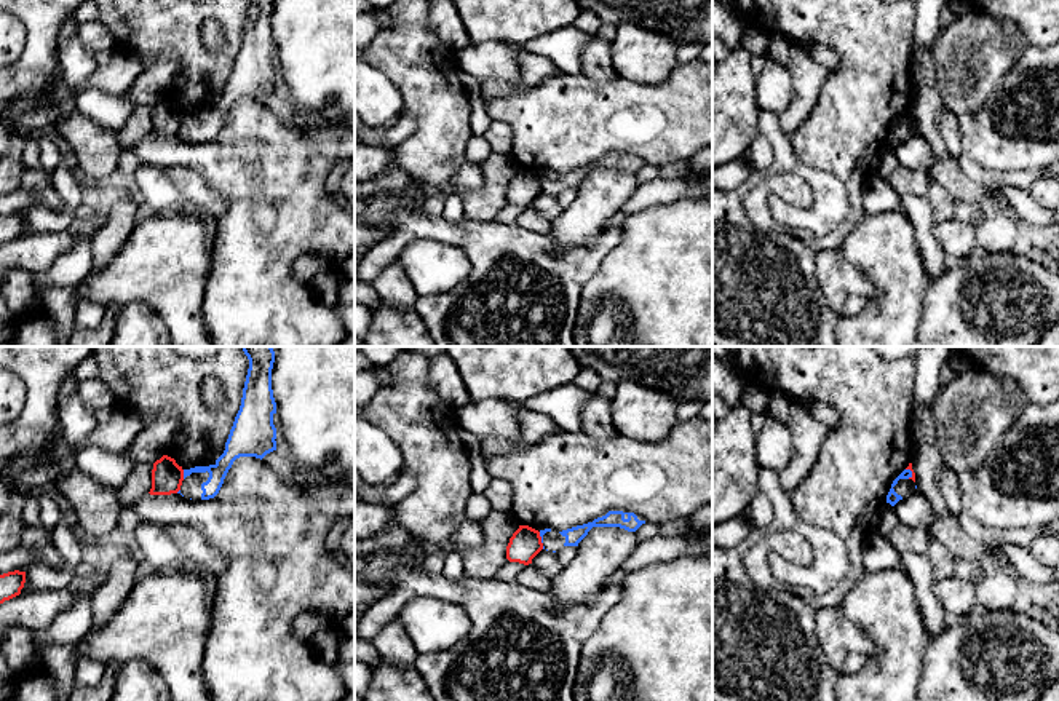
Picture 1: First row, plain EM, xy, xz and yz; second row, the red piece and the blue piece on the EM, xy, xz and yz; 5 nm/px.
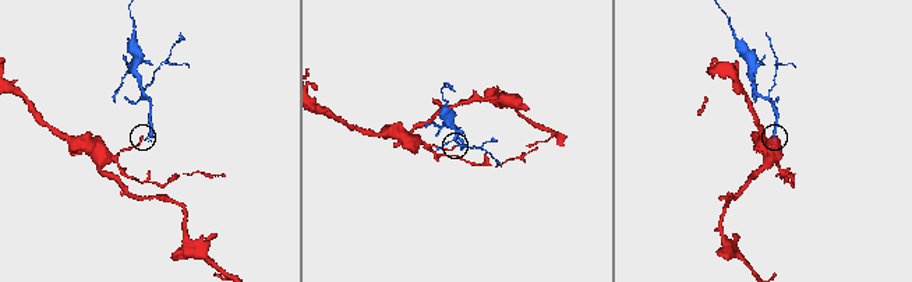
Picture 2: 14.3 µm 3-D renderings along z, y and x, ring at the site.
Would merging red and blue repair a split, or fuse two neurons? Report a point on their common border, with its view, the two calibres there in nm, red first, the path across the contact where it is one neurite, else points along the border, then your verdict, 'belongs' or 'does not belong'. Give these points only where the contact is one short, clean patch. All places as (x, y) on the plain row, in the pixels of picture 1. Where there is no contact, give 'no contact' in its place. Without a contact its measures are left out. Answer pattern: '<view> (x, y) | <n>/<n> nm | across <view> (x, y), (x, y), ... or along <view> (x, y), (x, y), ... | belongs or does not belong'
xy (182, 117) | 160/90 nm | along xy (182, 112), (184, 120) | does not belong

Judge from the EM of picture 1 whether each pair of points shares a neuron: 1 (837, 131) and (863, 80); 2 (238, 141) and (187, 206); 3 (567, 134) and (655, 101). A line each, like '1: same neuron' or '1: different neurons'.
1: same neuron
2: different neurons
3: same neuron

